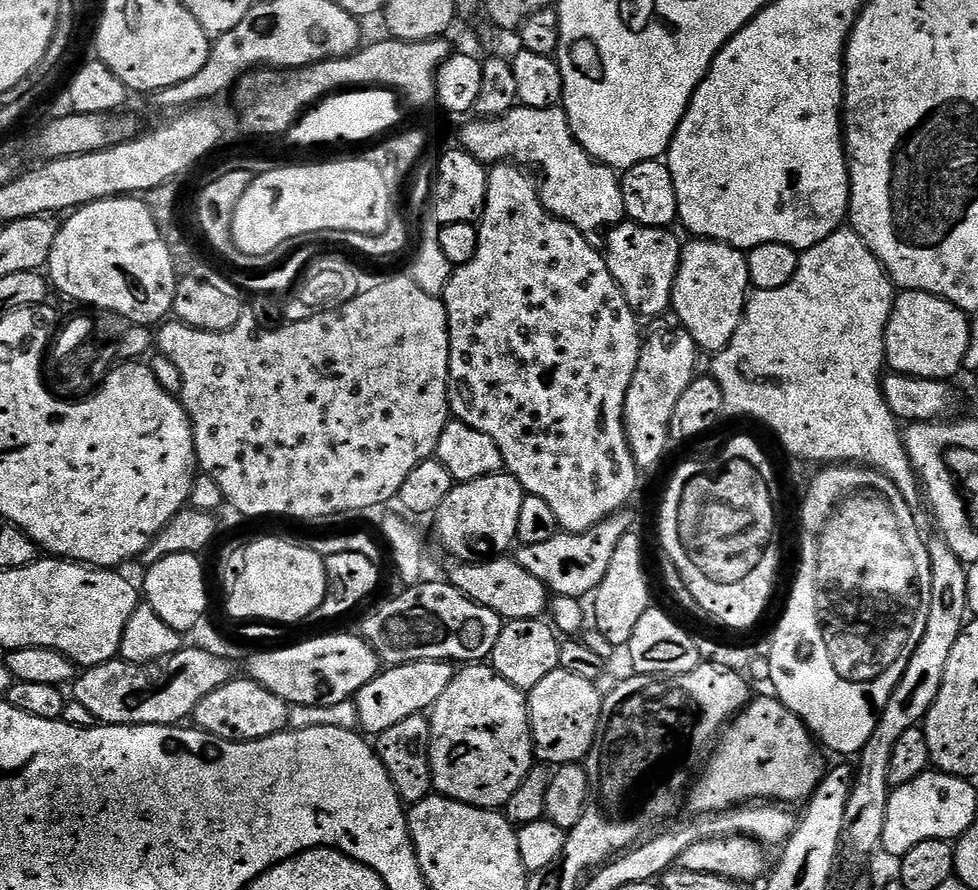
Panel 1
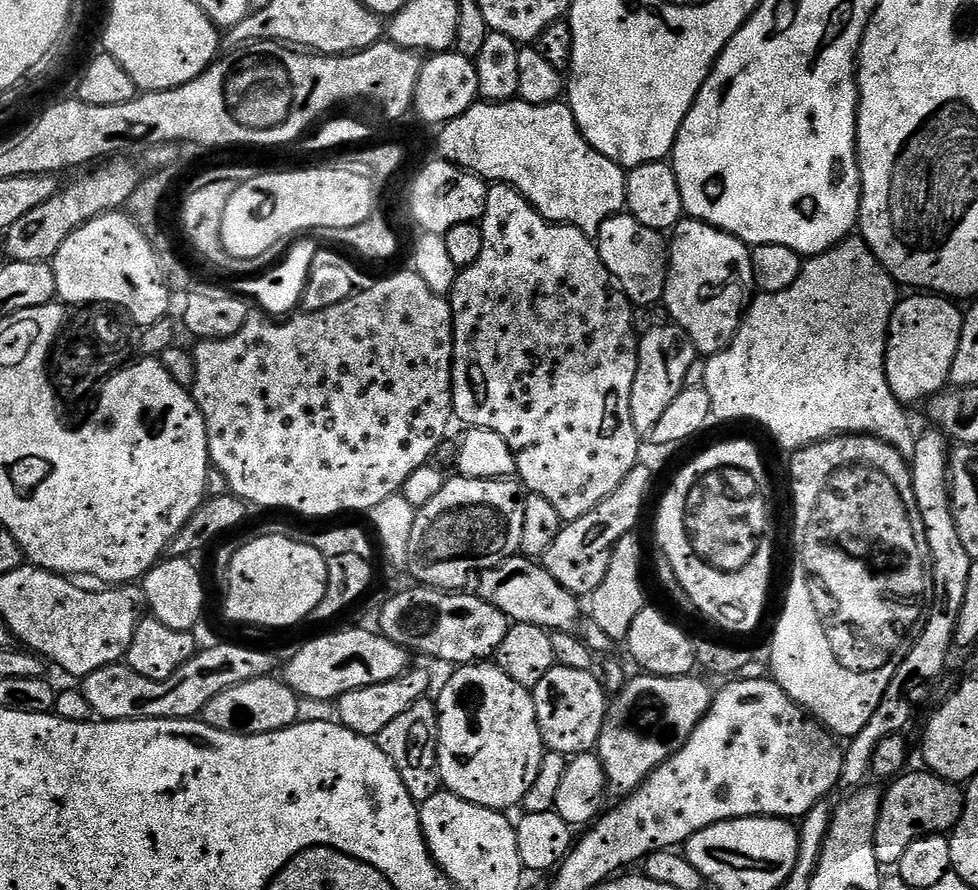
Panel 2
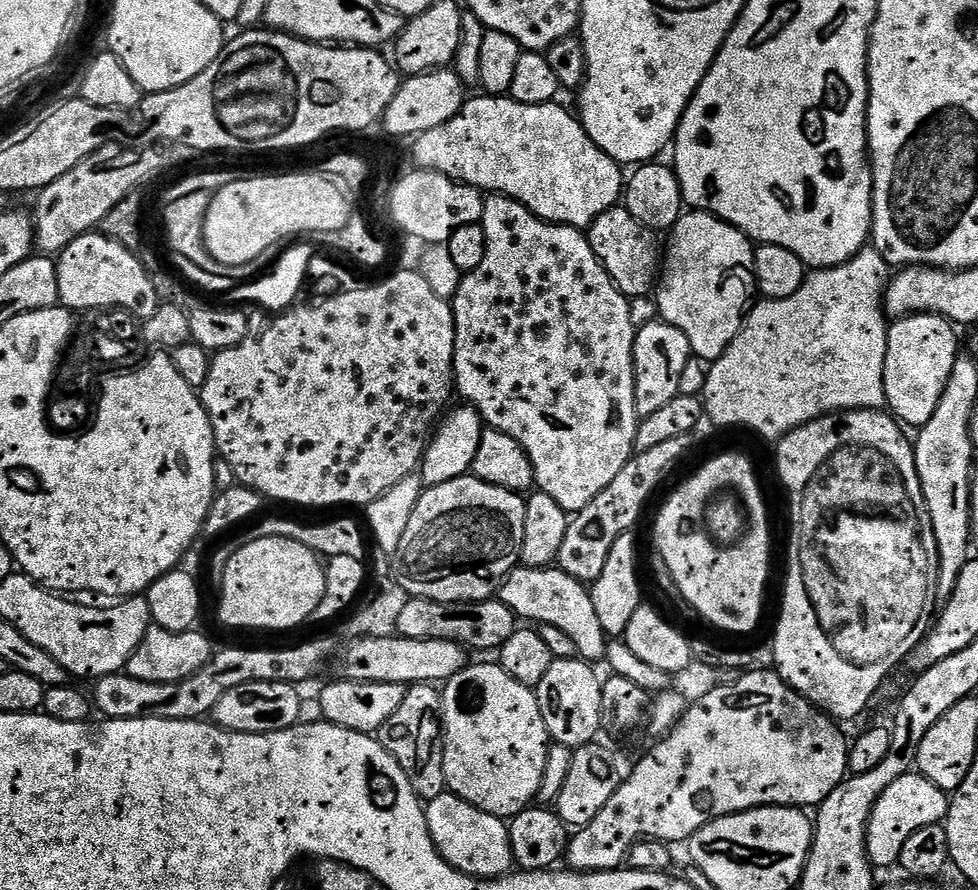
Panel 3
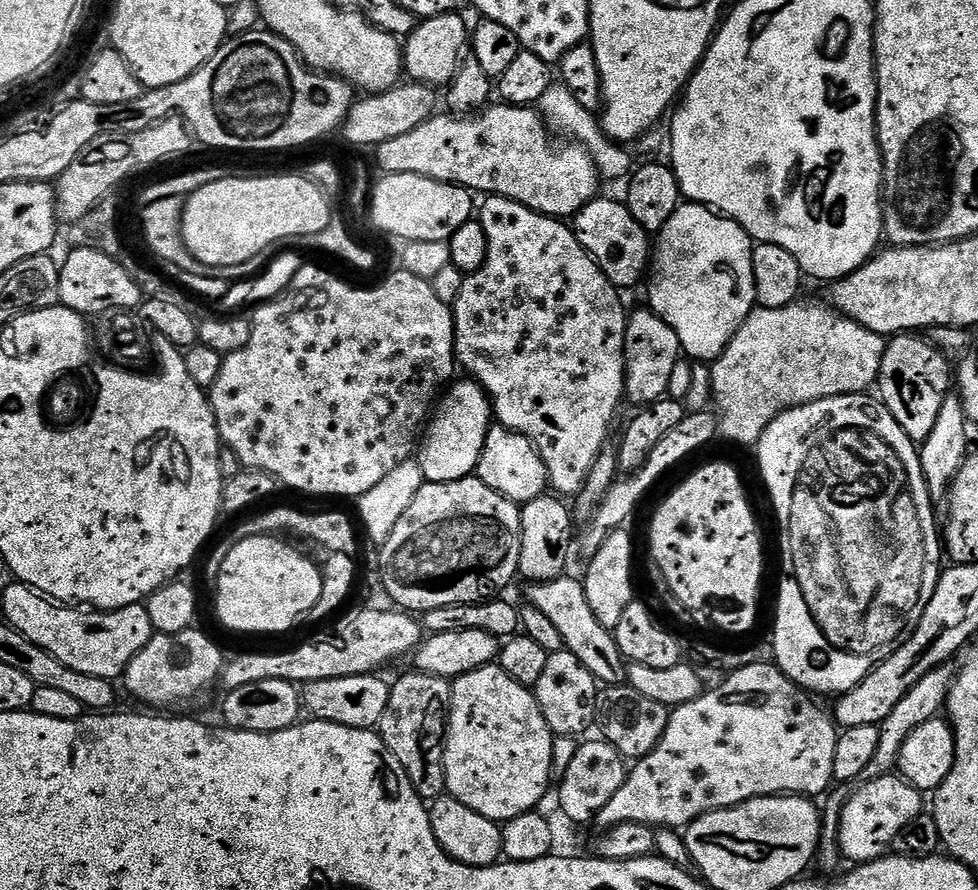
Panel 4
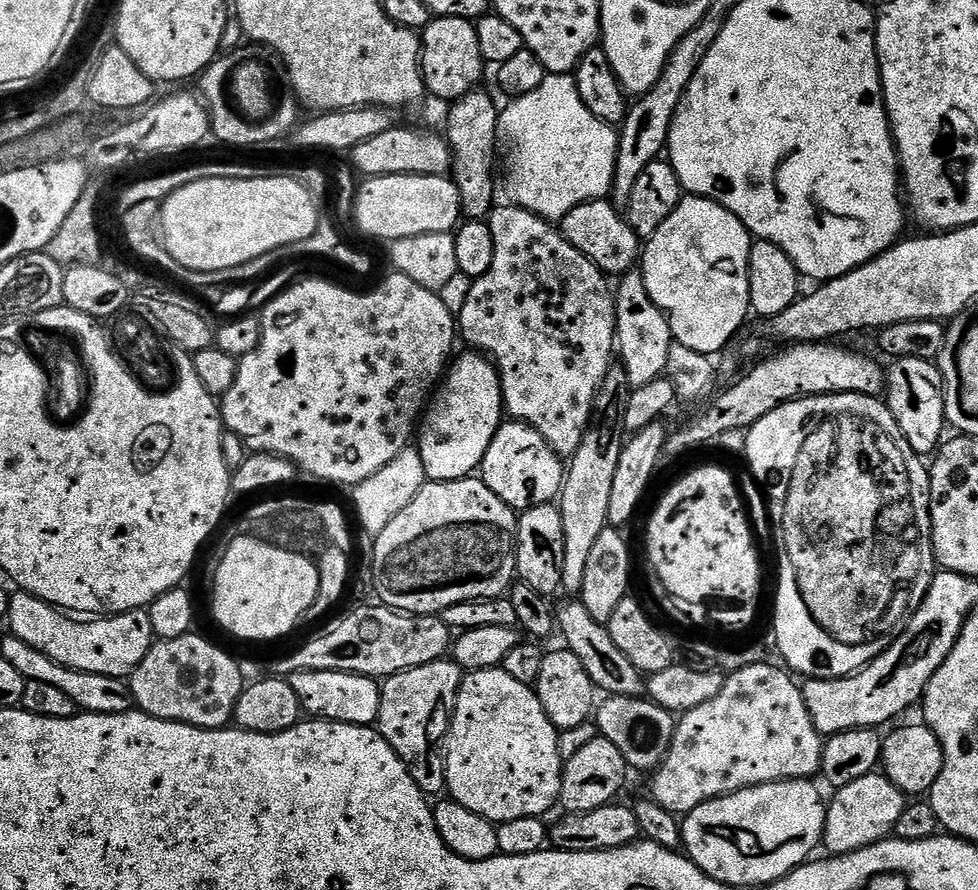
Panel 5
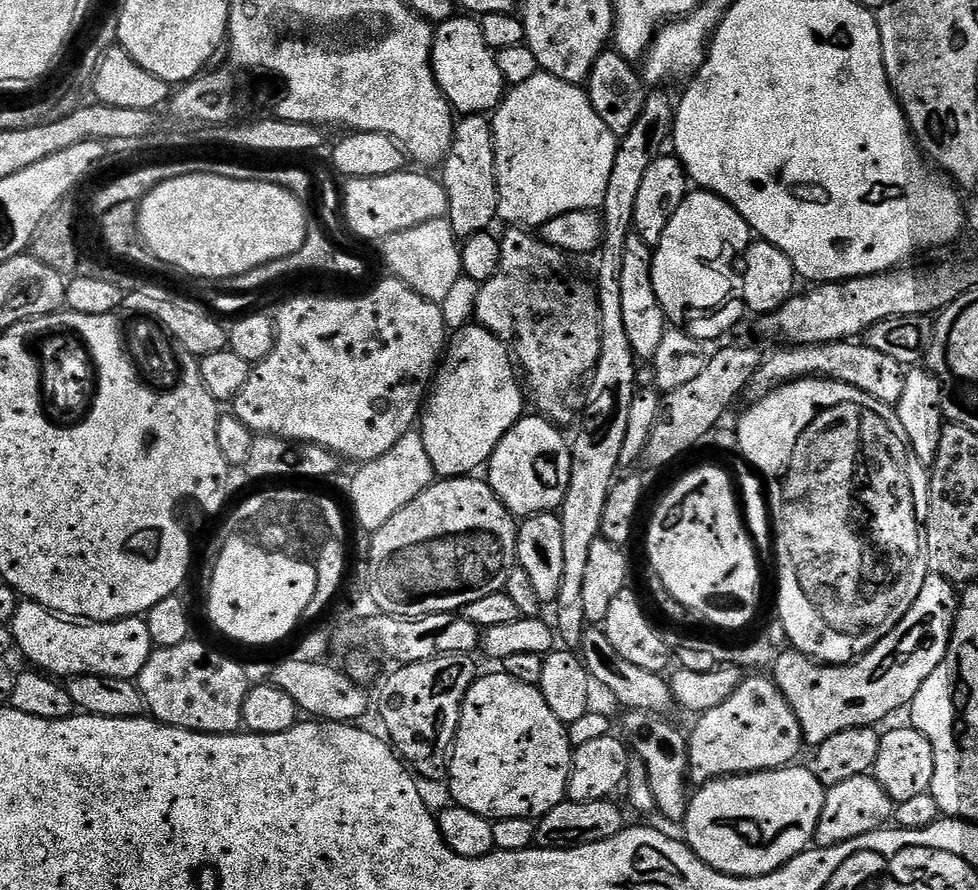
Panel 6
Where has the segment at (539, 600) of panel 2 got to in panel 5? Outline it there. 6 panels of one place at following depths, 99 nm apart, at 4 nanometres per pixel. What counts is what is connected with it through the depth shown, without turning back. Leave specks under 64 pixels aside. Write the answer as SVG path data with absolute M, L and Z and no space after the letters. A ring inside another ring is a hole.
M572 598L569 604L559 605L556 612L558 632L564 635L567 651L573 652L586 666L586 674L590 674L593 684L601 693L609 696L644 696L646 692L646 680L642 673L614 646L614 638L610 638L607 627L594 618L590 618L590 610L581 604L579 599Z

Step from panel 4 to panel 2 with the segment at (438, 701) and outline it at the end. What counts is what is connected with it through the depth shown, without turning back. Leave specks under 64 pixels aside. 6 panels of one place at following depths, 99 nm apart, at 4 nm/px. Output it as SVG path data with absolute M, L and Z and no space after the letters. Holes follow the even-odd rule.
M431 699L414 702L406 714L398 714L398 718L394 718L394 722L390 722L390 726L386 726L386 730L379 732L374 739L382 754L394 762L413 800L423 802L441 791L440 770L436 766L436 706Z

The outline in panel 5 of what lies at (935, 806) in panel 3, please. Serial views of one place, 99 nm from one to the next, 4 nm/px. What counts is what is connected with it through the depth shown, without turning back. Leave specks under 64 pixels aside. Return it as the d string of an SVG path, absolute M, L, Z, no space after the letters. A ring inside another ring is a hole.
M879 771L850 782L850 786L835 789L831 795L832 800L830 796L826 804L828 813L822 841L823 851L826 850L828 856L845 856L880 840L889 839L895 833L898 818L902 818L902 810L906 806L904 793Z

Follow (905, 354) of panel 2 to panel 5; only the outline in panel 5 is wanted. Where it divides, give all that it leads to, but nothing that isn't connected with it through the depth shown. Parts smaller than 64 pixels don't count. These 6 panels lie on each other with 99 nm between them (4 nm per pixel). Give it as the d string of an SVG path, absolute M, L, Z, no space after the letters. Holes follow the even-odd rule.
M901 356L891 361L886 372L886 403L894 414L906 442L921 458L935 453L945 439L944 379L933 361Z

